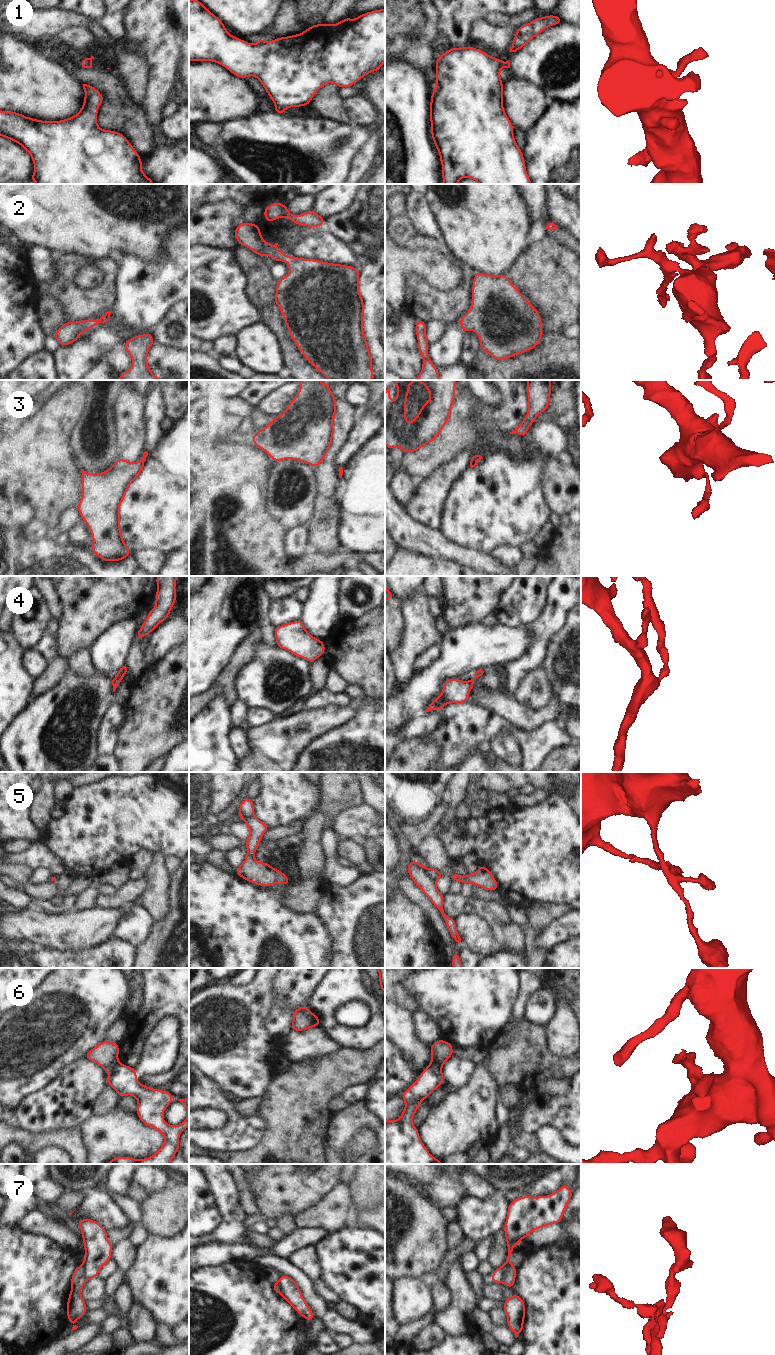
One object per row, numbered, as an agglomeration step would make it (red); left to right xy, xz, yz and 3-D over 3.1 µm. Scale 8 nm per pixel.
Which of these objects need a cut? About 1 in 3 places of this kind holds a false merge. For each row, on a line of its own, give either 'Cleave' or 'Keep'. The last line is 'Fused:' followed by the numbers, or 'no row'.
1: Keep
2: Keep
3: Keep
4: Keep
5: Keep
6: Cleave
7: Cleave
Fused: 6, 7

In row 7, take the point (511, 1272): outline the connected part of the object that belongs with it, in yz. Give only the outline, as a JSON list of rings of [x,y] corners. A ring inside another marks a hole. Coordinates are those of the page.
[[[507,1266],[505,1270],[505,1277],[502,1280],[502,1283],[508,1286],[509,1288],[514,1288],[515,1278],[517,1276],[517,1268],[513,1266]]]

